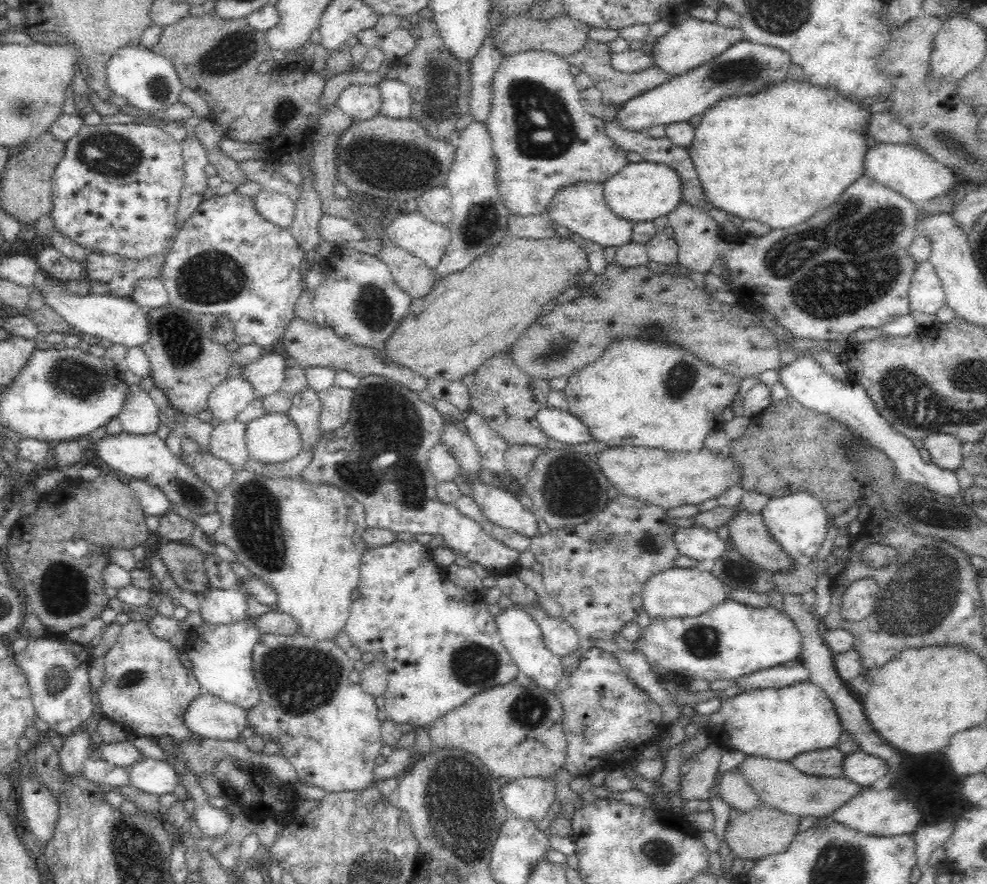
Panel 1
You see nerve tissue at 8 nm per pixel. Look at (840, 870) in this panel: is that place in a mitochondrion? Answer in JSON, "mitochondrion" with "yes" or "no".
{"mitochondrion":"yes"}

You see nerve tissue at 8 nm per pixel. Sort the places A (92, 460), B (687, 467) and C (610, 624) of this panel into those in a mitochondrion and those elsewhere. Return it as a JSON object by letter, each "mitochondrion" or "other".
{"A":"other","B":"other","C":"other"}

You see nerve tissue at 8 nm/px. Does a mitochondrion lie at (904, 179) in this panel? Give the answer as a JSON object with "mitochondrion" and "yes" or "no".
{"mitochondrion":"no"}

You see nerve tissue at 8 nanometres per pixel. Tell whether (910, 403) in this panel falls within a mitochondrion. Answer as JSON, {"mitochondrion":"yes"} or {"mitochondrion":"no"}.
{"mitochondrion":"yes"}

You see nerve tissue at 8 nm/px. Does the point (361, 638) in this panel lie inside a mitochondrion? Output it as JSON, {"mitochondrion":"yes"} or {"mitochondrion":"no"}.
{"mitochondrion":"no"}

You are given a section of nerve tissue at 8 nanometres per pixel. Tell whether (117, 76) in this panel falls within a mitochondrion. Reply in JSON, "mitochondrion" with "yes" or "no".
{"mitochondrion":"no"}

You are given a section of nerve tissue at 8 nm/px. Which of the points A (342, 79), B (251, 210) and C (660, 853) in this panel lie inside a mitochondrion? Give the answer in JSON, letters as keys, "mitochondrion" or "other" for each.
{"A":"other","B":"other","C":"mitochondrion"}

